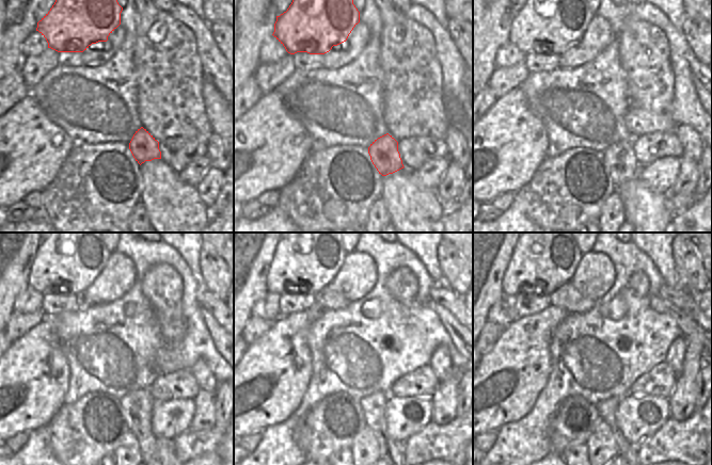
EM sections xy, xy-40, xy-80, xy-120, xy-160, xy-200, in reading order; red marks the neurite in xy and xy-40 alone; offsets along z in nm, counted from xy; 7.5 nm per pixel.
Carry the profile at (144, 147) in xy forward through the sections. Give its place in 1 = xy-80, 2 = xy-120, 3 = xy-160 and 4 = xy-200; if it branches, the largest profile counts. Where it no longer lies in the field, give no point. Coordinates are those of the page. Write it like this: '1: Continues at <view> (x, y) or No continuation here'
1: Continues at xy-80 (619, 160)
2: Continues at xy-120 (137, 405)
3: Continues at xy-160 (373, 406)
4: Continues at xy-200 (606, 409).

